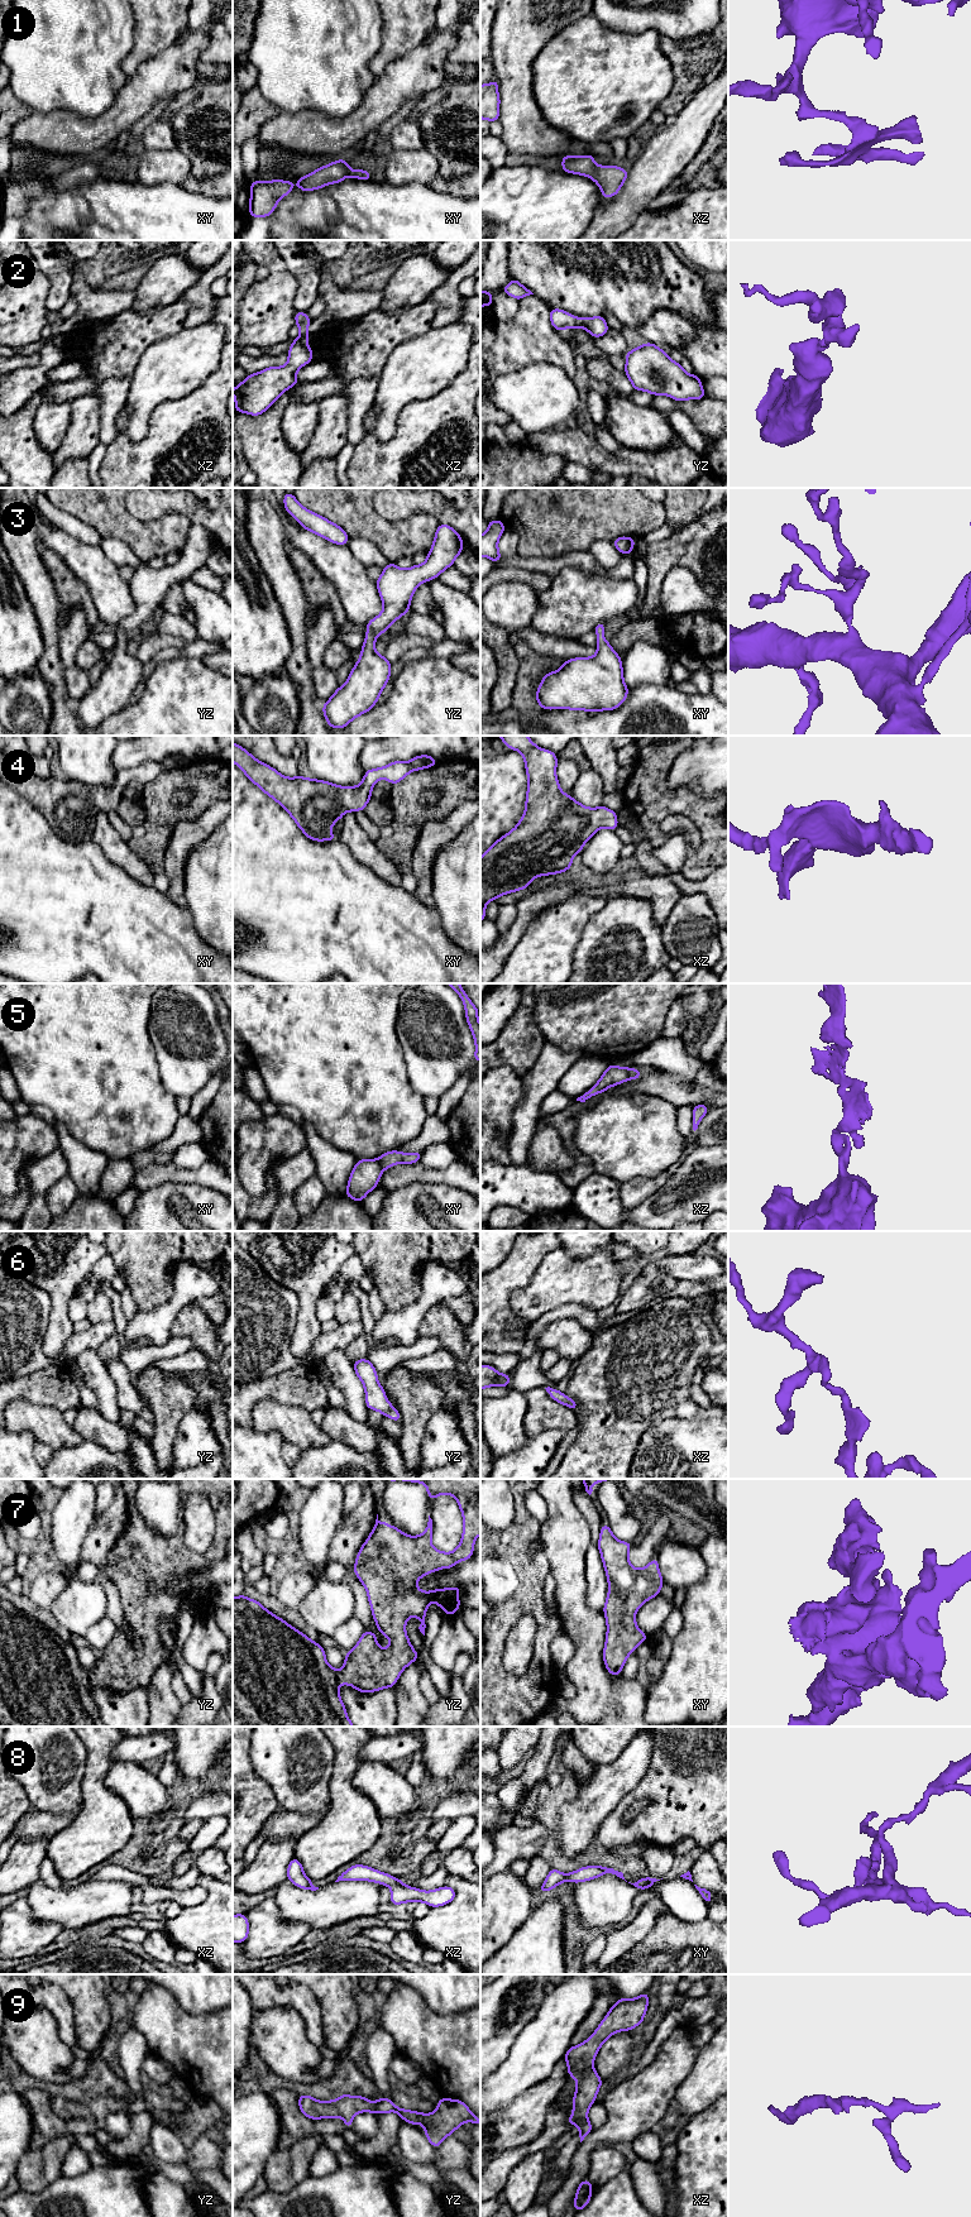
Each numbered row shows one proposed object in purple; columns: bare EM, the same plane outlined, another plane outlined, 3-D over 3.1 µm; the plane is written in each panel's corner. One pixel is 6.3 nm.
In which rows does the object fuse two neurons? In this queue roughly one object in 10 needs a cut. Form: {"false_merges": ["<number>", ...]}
{"false_merges": ["5"]}

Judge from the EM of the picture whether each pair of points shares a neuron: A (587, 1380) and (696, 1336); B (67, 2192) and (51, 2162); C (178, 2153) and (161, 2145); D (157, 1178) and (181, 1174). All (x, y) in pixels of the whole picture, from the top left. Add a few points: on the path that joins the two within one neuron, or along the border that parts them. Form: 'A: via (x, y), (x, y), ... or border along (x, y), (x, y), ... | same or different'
A: via (613, 1380), (629, 1380), (669, 1341) | same
B: border along (61, 2174), (39, 2192), (34, 2193) | different
C: via (175, 2153), (164, 2145) | same
D: via (163, 1174), (175, 1174) | same

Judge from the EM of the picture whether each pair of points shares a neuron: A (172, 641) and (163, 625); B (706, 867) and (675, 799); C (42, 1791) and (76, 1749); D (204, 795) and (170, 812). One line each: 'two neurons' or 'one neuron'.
A: two neurons
B: one neuron
C: one neuron
D: one neuron

